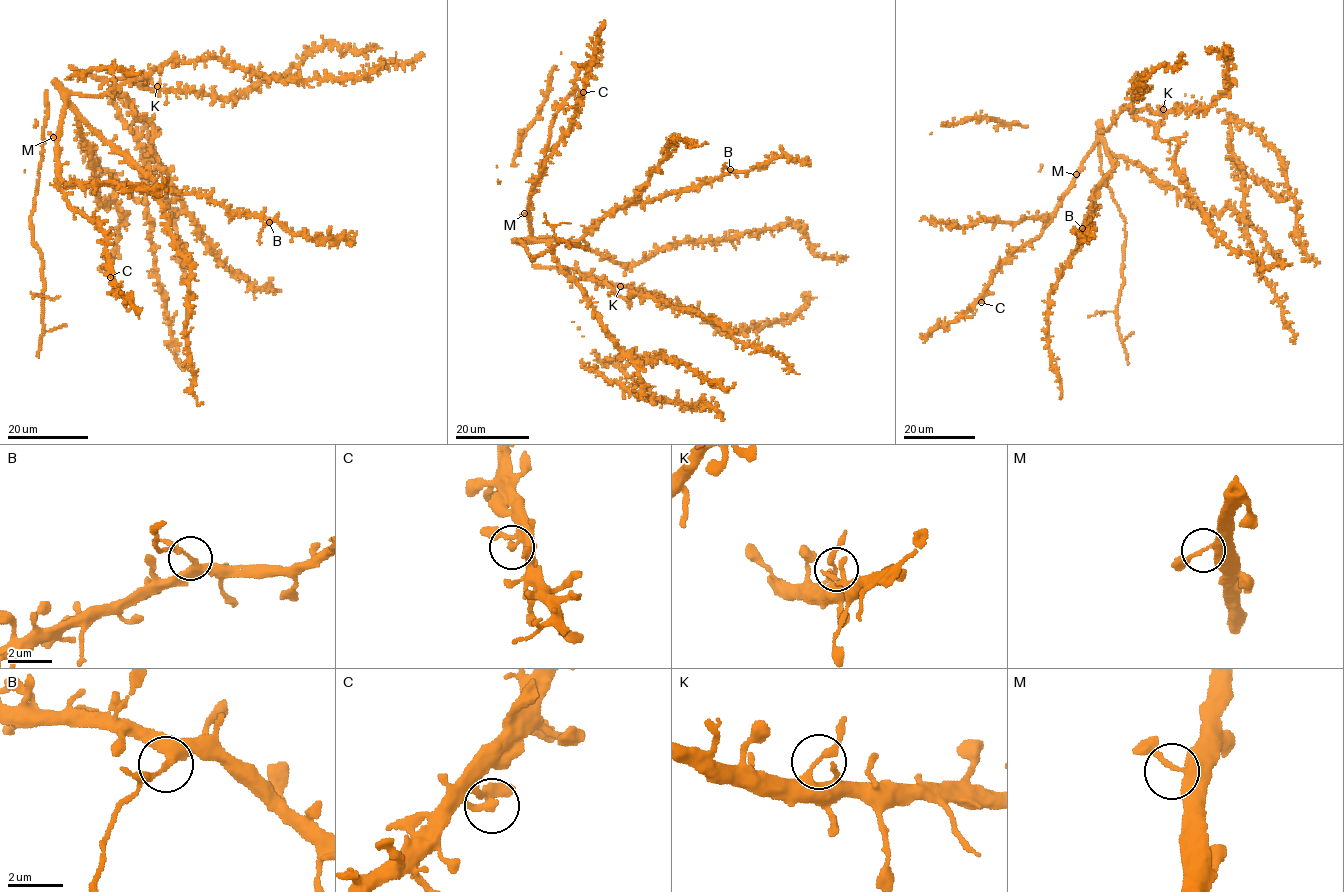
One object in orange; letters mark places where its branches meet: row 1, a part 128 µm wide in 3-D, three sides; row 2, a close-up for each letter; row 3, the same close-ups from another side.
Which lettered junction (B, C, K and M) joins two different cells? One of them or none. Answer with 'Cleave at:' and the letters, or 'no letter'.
Cleave at: B

